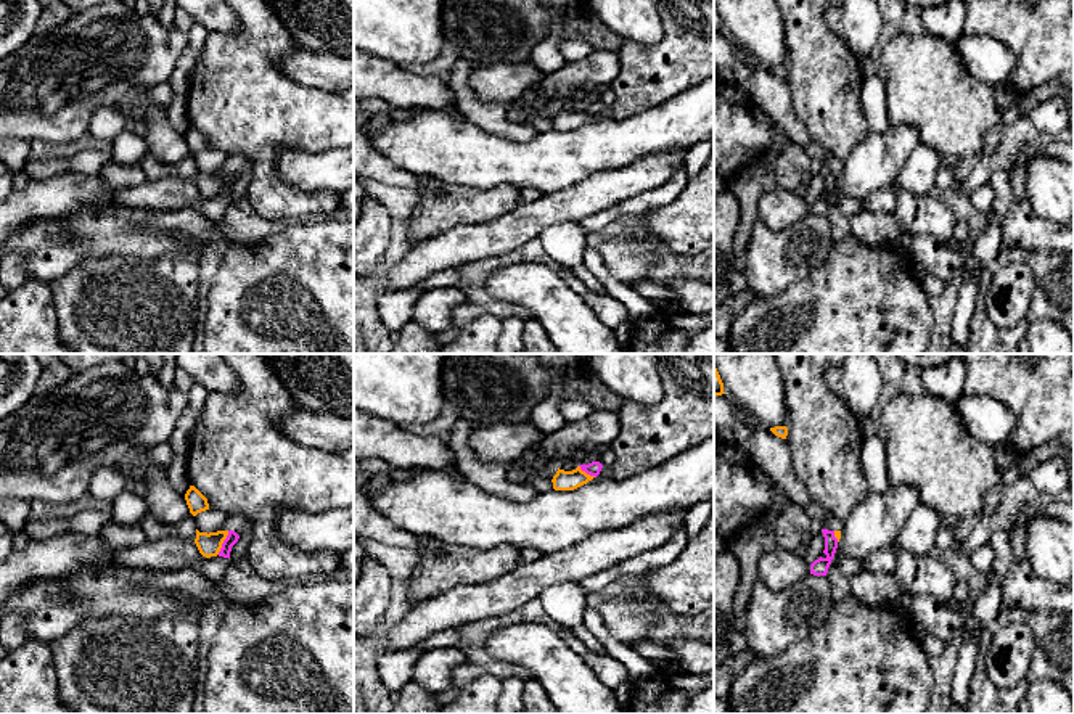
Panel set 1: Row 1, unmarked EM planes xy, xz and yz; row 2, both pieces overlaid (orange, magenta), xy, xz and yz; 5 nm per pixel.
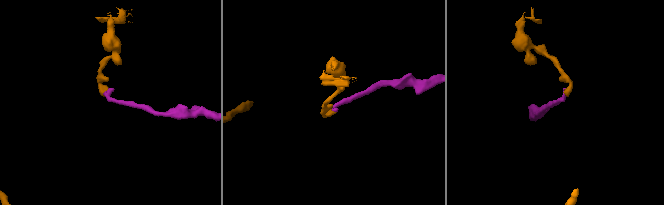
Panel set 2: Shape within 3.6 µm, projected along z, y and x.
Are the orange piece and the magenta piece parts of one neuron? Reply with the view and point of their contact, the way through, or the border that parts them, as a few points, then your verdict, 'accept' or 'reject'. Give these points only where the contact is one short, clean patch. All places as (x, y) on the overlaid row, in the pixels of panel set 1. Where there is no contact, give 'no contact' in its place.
xy (222, 542) | along xy (229, 531), (217, 553) | reject

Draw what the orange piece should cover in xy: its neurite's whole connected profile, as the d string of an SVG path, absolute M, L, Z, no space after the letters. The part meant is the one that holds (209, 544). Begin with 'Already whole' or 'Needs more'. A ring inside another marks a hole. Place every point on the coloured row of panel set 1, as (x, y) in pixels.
Already whole. M196 529L196 539L195 544L199 550L199 553L206 558L217 556L223 540L227 539L228 531L217 531L217 532L199 532Z

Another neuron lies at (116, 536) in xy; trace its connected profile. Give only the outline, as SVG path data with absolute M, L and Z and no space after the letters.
M114 521L101 527L100 537L113 548L138 547L148 542L141 527L125 527Z

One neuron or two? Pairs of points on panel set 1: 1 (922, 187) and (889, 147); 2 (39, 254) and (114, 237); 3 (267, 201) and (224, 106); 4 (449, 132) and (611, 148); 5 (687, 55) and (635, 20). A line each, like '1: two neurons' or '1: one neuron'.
1: two neurons
2: one neuron
3: one neuron
4: one neuron
5: two neurons

